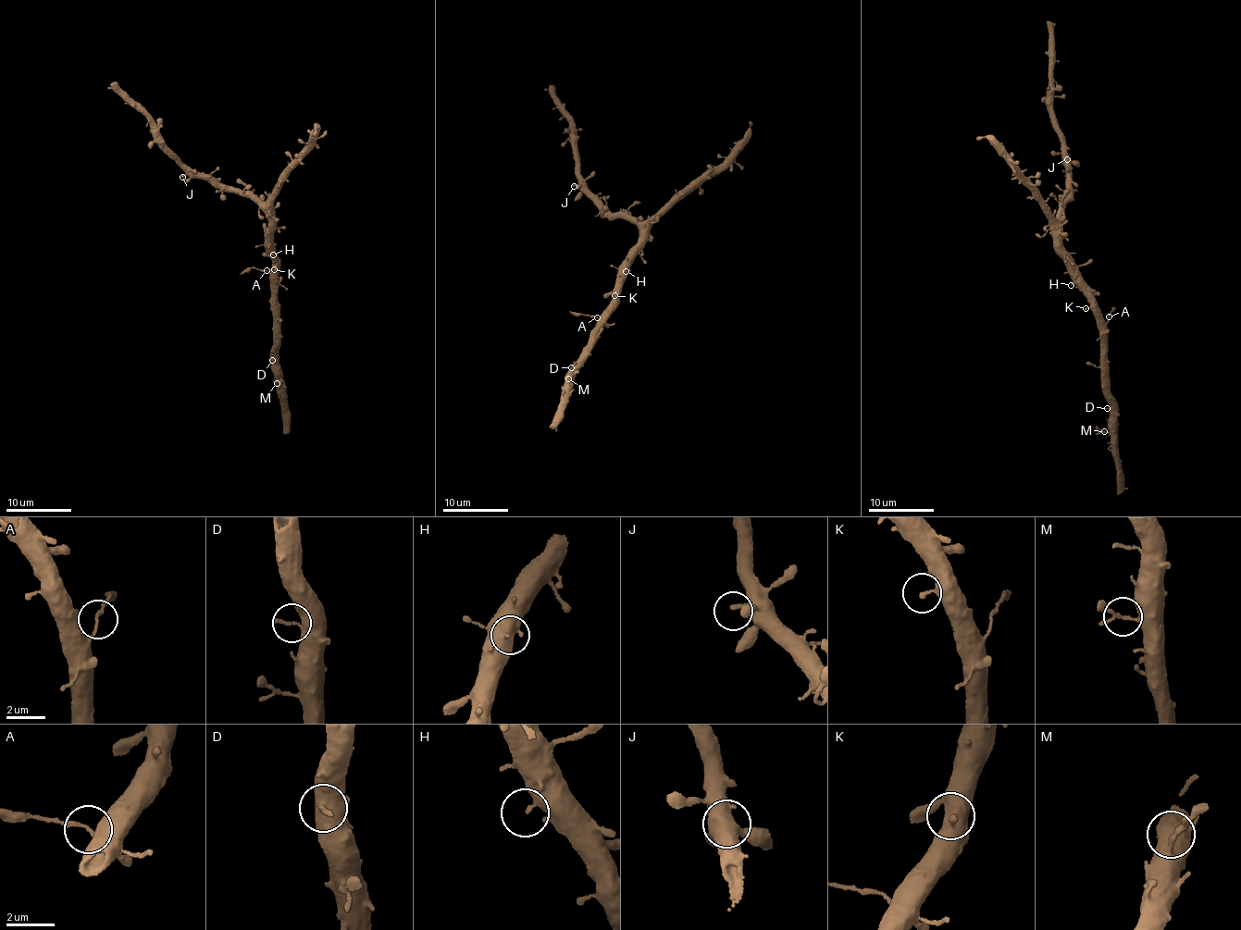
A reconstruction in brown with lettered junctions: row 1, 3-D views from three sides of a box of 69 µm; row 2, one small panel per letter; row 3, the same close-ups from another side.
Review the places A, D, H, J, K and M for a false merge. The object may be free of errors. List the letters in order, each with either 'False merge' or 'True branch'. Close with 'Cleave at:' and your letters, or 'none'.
A: False merge
D: True branch
H: True branch
J: True branch
K: True branch
M: True branch
Cleave at: A

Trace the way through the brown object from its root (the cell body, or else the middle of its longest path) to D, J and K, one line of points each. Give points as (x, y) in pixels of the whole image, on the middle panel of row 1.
D: (629, 258), (617, 292), (602, 323), (573, 370), (571, 367)
J: (629, 258), (640, 241), (638, 227), (628, 219), (601, 214), (591, 197), (579, 186), (574, 186)
K: (629, 258), (615, 298), (614, 295)

